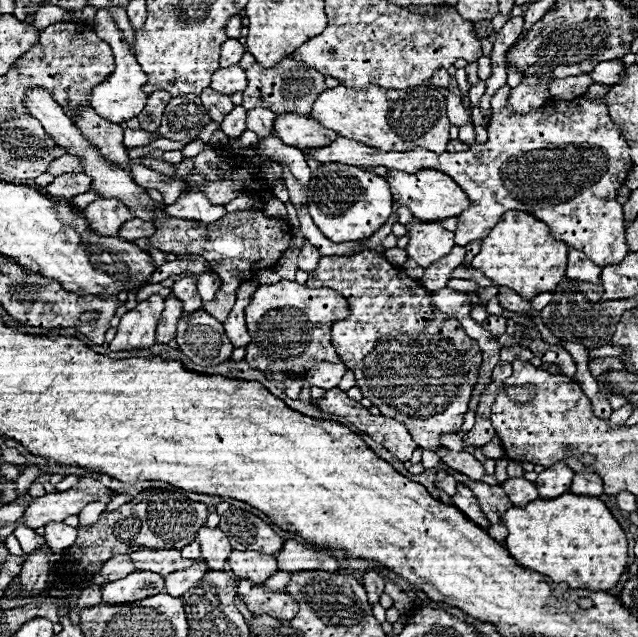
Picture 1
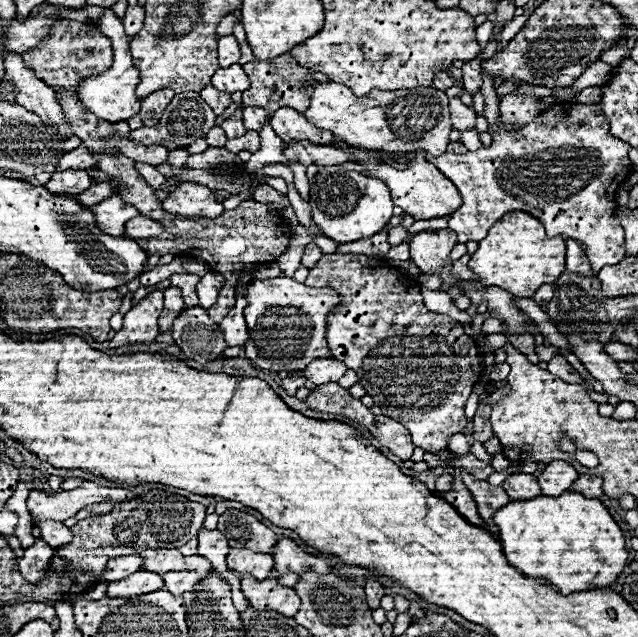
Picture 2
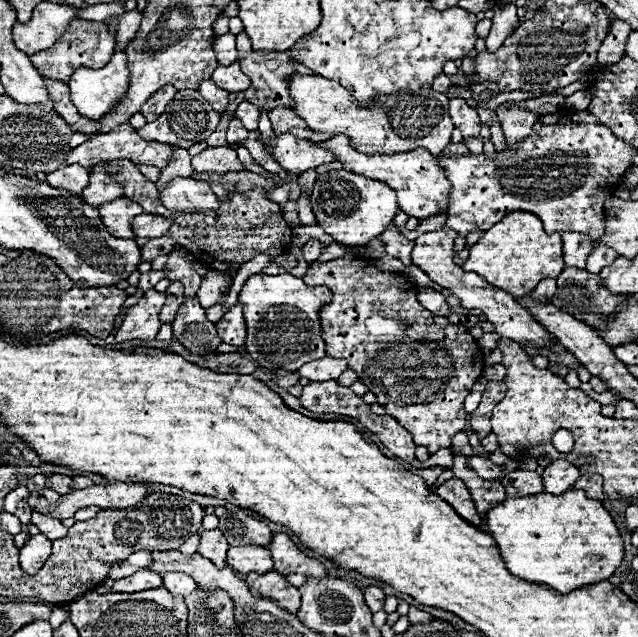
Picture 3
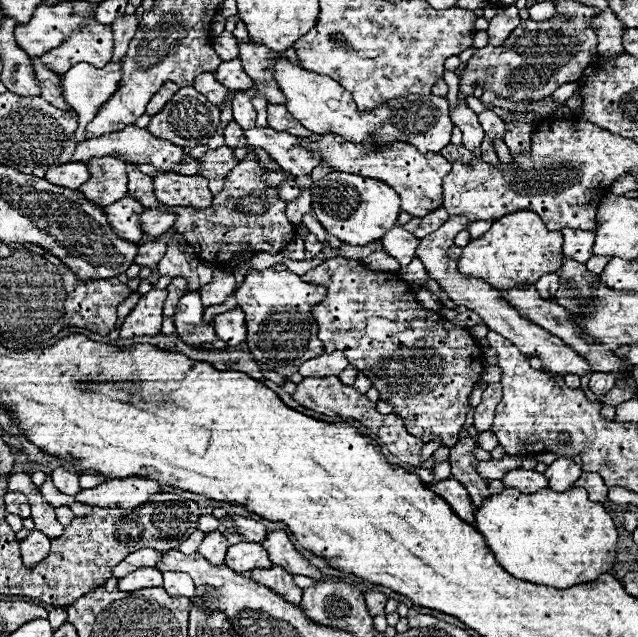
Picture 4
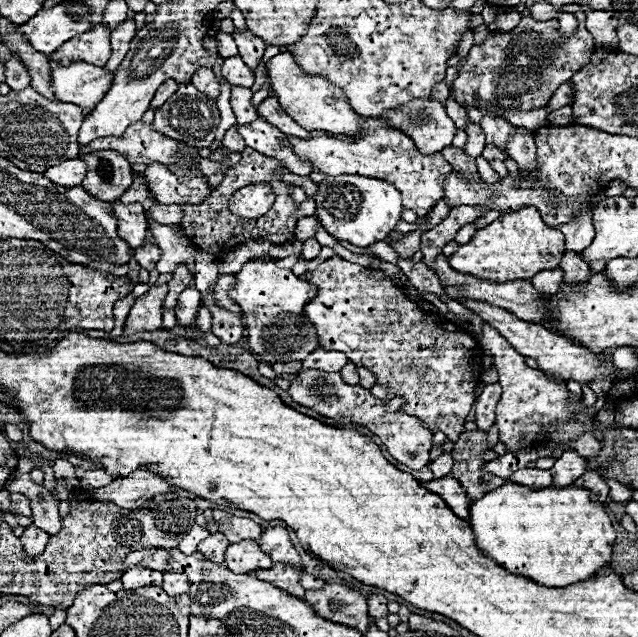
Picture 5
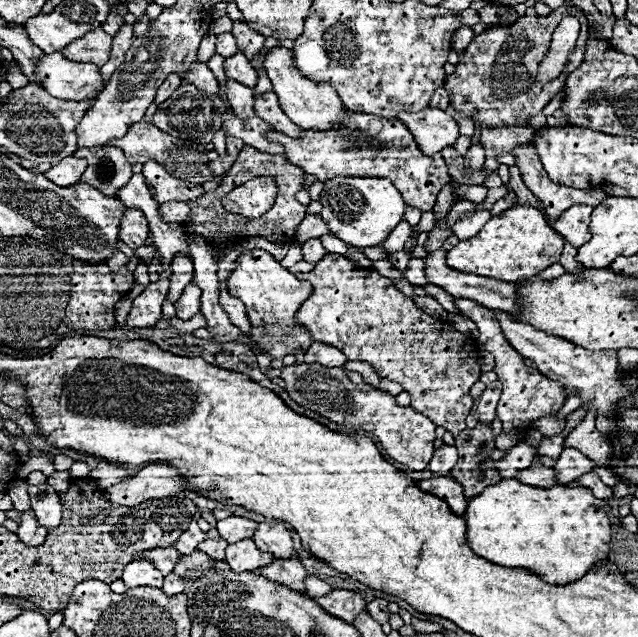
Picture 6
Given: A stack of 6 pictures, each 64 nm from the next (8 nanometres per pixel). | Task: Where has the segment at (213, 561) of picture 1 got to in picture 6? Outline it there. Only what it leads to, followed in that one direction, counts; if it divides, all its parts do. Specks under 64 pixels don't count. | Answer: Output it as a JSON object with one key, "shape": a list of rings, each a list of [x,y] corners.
{"shape":[[[218,536],[218,538],[208,538],[208,540],[200,542],[198,550],[204,552],[204,554],[208,554],[212,560],[224,560],[224,550],[226,550],[226,546],[228,546],[228,542]]]}

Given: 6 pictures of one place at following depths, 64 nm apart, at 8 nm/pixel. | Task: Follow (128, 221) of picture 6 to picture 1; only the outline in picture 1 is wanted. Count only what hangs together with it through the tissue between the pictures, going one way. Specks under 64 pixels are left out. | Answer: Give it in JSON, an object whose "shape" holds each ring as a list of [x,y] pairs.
{"shape":[[[96,200],[88,204],[84,210],[88,228],[94,230],[100,236],[116,236],[120,224],[132,220],[132,212],[126,210],[126,206],[120,206],[116,200]]]}

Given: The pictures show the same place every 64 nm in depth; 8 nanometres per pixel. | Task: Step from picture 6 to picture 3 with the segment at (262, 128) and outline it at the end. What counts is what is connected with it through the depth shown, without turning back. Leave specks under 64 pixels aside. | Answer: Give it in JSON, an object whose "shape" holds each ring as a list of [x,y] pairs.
{"shape":[[[258,132],[258,138],[264,144],[272,144],[276,162],[294,174],[302,174],[308,168],[336,162],[336,156],[330,150],[324,150],[314,142],[302,138],[292,138],[292,134],[276,134],[272,140],[264,140]]]}

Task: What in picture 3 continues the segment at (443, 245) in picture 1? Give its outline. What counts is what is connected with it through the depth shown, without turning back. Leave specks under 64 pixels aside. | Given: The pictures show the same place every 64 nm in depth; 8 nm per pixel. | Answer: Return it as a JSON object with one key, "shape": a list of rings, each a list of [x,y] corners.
{"shape":[[[444,226],[440,230],[434,232],[434,236],[428,236],[428,234],[422,234],[414,240],[414,250],[412,250],[412,264],[420,266],[422,272],[426,272],[430,276],[432,282],[440,284],[442,288],[448,288],[454,296],[458,296],[462,300],[462,306],[464,308],[480,308],[484,318],[488,322],[494,324],[494,332],[498,332],[500,336],[504,338],[510,338],[514,342],[530,342],[534,344],[536,348],[540,348],[542,352],[548,354],[548,350],[552,348],[550,344],[550,338],[548,338],[548,332],[544,330],[544,326],[540,326],[532,314],[528,314],[528,310],[524,306],[520,306],[512,294],[496,288],[496,286],[490,286],[488,282],[484,282],[480,276],[472,276],[468,272],[464,272],[462,268],[458,268],[454,262],[452,262],[452,244],[454,240],[458,238],[456,230]]]}

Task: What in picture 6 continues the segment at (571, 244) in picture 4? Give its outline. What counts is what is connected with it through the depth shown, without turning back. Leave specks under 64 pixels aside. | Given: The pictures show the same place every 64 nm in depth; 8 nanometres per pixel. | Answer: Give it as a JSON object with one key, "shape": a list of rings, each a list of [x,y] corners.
{"shape":[[[570,206],[552,228],[558,230],[568,244],[578,248],[590,240],[590,214],[592,206]]]}

